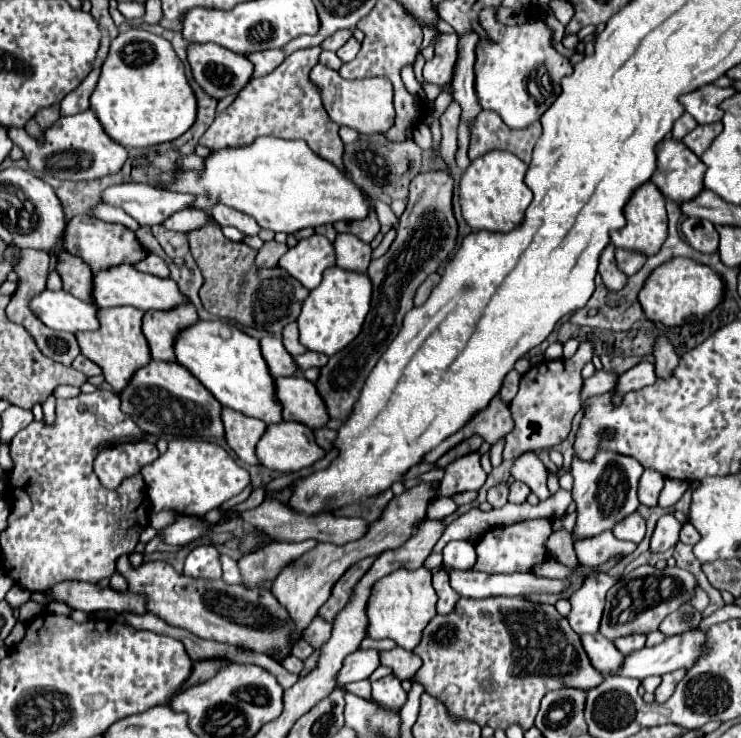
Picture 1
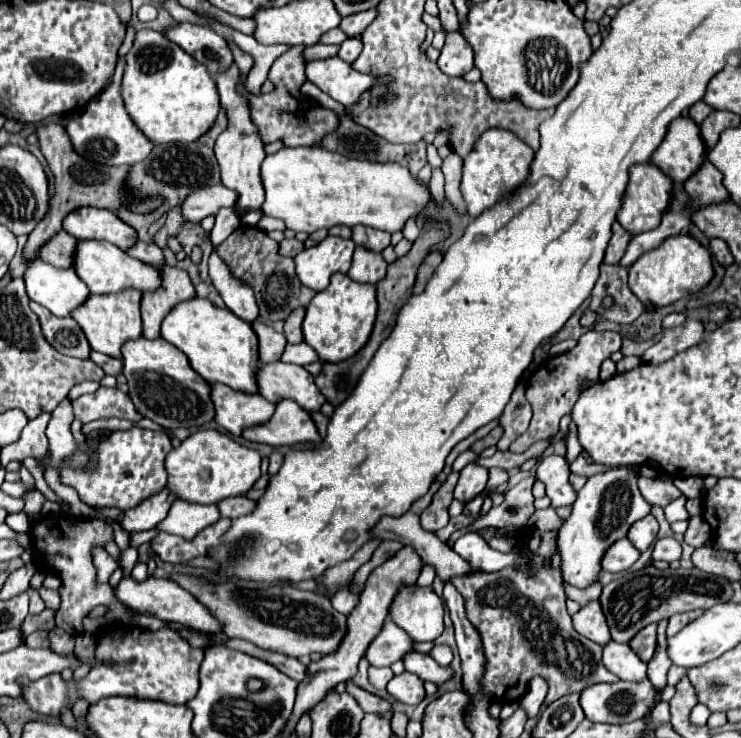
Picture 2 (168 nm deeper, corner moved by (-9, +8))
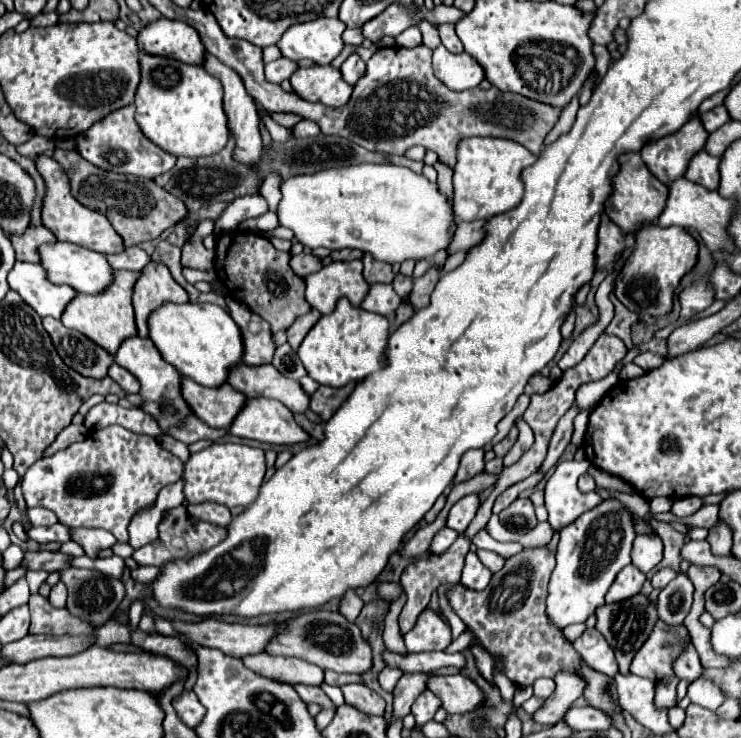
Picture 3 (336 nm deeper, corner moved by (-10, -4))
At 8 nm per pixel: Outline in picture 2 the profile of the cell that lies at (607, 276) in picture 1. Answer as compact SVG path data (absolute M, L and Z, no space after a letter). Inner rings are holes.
M614 222L612 224L612 238L608 242L606 256L604 256L604 264L618 264L620 258L624 256L624 252L626 252L630 238L632 238L632 234L626 232L618 222Z

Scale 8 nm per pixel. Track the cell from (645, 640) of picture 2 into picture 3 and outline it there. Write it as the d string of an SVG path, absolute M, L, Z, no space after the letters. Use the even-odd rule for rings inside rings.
M659 620L651 636L635 654L631 662L631 672L637 676L645 676L653 682L659 682L661 678L669 676L673 672L671 660L683 650L685 636L687 636L685 626L671 628Z

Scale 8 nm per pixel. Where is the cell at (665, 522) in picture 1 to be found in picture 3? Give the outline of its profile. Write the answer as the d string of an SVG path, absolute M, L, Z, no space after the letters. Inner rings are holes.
M661 568L661 570L657 570L655 576L651 578L651 584L653 584L653 588L665 588L675 576L677 576L675 570L671 570L671 568Z

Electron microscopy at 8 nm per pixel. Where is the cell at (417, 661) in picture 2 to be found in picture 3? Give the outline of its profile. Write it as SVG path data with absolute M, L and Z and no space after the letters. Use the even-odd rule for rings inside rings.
M461 674L435 676L435 680L431 680L431 684L427 684L427 688L431 692L435 692L435 696L439 696L443 708L449 714L471 712L483 700L481 690L475 686L475 682L471 682L469 678L465 678Z

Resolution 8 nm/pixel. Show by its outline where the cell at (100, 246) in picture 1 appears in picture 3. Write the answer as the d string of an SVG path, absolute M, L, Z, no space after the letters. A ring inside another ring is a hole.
M39 156L37 158L37 170L41 172L41 176L45 178L47 184L47 194L45 194L45 202L43 202L43 224L57 236L57 240L63 242L71 242L83 248L91 248L95 252L101 254L119 254L123 252L125 244L123 238L115 232L115 228L111 228L111 222L99 214L93 212L89 208L83 208L83 204L79 204L71 192L69 192L69 178L63 172L63 168L59 166L59 162L55 162L49 156Z

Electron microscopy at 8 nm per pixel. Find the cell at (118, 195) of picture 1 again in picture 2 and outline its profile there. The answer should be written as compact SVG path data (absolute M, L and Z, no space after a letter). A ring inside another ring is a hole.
M216 184L210 188L200 188L194 196L186 196L182 204L182 214L188 222L200 222L206 216L216 216L222 208L234 208L238 200L238 192L226 188L224 184Z

